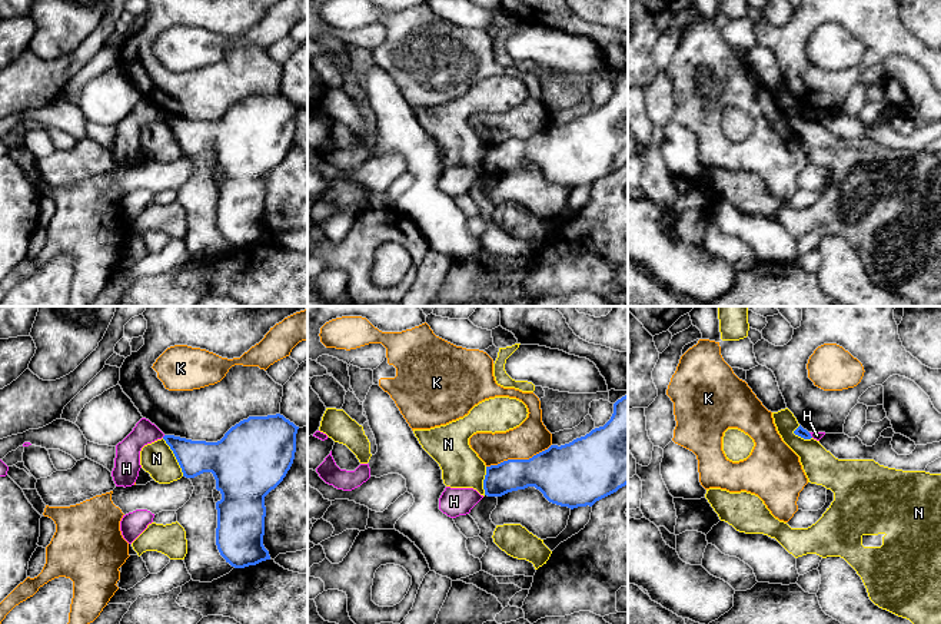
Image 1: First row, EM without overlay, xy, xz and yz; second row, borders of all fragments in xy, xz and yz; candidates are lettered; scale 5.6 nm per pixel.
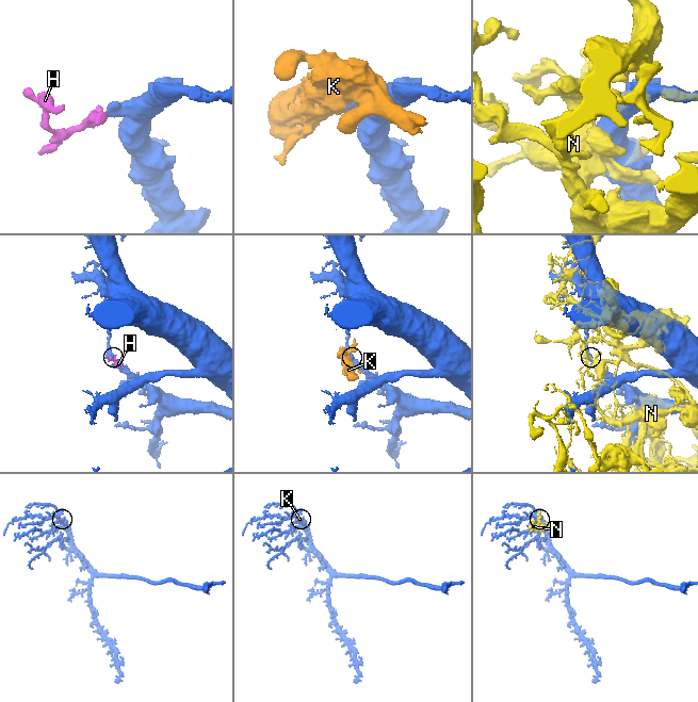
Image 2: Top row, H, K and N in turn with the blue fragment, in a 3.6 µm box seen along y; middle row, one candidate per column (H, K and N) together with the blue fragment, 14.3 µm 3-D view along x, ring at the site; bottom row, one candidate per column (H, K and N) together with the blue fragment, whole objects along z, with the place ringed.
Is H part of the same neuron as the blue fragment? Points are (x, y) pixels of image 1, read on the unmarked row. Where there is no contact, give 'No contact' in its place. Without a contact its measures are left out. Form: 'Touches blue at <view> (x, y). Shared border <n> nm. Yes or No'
Touches blue at yz (810, 115). Shared border 40 nm. No

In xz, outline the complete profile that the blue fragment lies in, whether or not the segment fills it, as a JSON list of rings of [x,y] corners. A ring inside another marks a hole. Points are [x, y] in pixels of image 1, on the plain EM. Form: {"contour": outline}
{"contour": [[[628,74],[614,83],[611,99],[565,125],[551,125],[529,139],[486,146],[485,175],[535,166],[556,185],[592,186],[628,163]]]}

